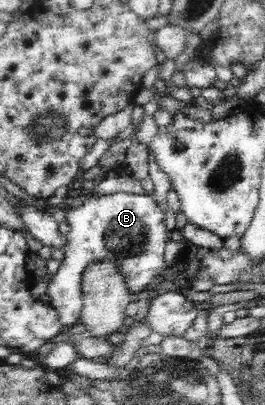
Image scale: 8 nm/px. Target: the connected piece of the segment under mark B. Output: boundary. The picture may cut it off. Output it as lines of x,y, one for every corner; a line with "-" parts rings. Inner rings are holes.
117,192
110,196
86,198
82,206
66,210
66,222
70,224
64,246
66,258
52,276
47,291
49,305
57,311
63,327
72,328
80,322
84,306
83,280
88,268
111,258
124,277
126,289
135,298
140,293
146,293
164,272
164,247
168,235
164,225
164,210
158,207
154,197

